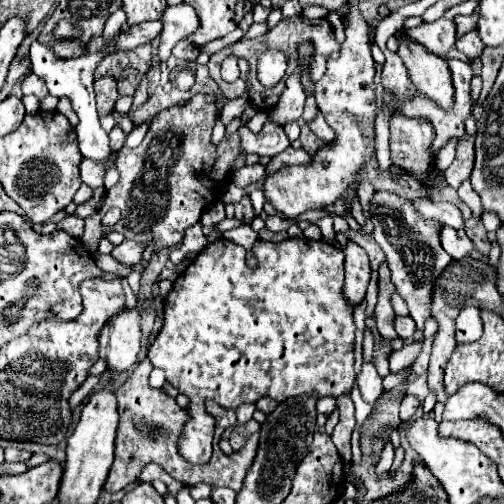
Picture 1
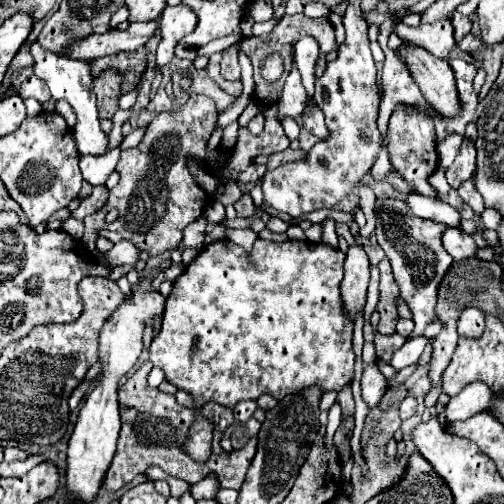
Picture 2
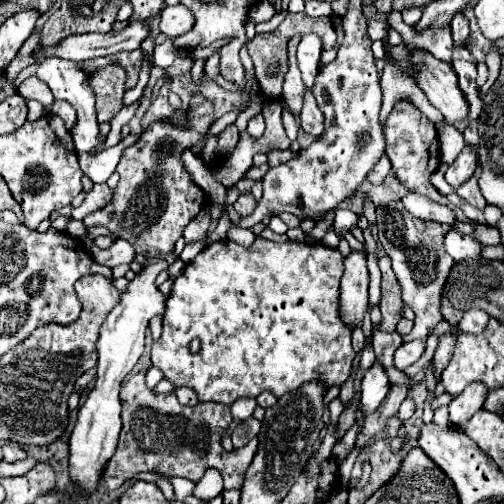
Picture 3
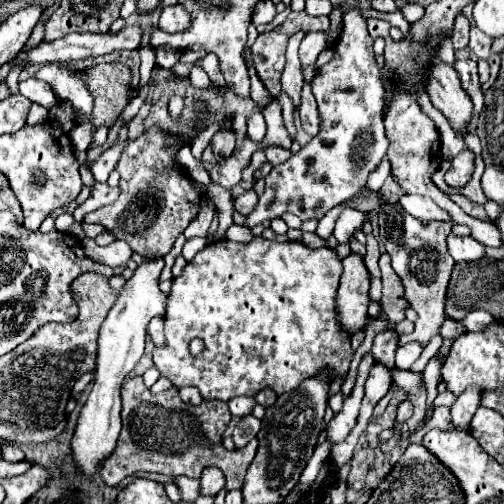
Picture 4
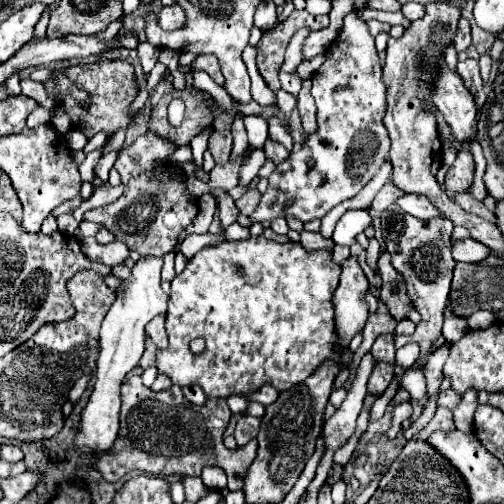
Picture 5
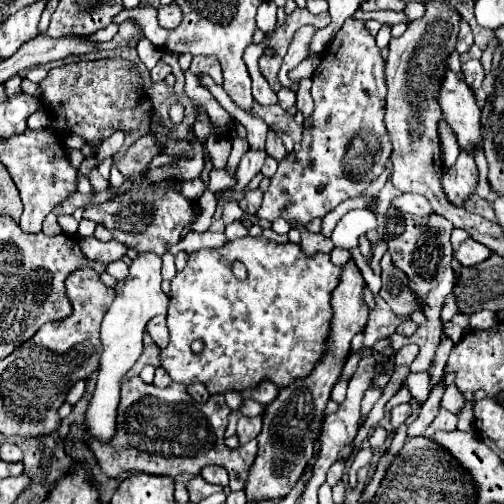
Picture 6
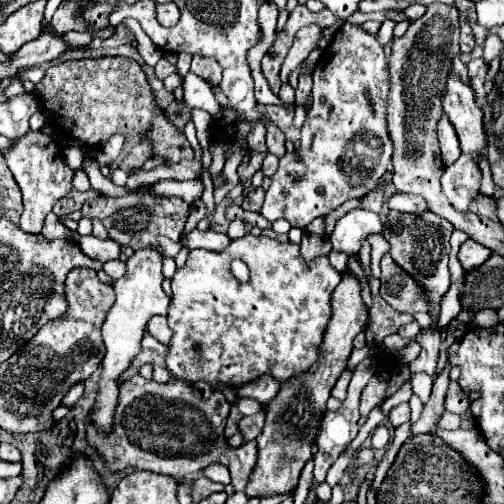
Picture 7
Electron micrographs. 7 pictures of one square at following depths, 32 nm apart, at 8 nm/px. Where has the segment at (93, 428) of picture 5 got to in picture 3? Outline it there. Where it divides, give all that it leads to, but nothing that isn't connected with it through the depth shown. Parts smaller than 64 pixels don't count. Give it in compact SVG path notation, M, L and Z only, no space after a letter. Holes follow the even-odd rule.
M158 260L156 264L144 266L136 274L136 278L128 282L126 290L120 296L120 302L114 306L114 310L108 314L108 318L100 328L96 384L78 412L78 422L70 436L70 476L86 492L92 492L96 488L106 462L112 458L116 450L118 434L122 428L122 420L120 420L122 406L118 396L120 384L126 378L126 374L136 366L136 362L144 352L144 332L148 328L150 318L164 315L167 297L156 288L156 276L166 266L168 266L166 260Z

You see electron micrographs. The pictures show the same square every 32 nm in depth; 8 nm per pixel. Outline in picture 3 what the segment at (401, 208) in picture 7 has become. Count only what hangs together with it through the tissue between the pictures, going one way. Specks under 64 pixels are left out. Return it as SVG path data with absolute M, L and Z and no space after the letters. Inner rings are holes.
M406 194L402 198L402 204L410 210L412 216L416 216L420 220L436 220L436 222L446 222L446 224L454 224L456 222L456 218L454 218L454 214L452 214L450 208L436 204L428 196Z

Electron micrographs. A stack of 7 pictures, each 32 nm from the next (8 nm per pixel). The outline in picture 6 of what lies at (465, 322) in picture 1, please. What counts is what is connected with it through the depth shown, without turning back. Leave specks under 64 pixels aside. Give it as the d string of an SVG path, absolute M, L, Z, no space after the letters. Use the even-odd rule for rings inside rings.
M482 310L482 312L476 312L470 316L472 328L490 328L496 322L498 322L498 316L494 312L488 312L488 310Z

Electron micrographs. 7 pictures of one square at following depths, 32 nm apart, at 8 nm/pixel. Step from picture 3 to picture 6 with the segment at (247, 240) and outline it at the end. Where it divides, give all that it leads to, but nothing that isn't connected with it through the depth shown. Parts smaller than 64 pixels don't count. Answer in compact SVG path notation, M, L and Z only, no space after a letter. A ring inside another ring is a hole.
M236 220L236 222L232 222L232 224L226 226L224 234L226 234L228 240L236 240L236 238L244 238L248 234L248 230L246 230L246 226L240 220Z

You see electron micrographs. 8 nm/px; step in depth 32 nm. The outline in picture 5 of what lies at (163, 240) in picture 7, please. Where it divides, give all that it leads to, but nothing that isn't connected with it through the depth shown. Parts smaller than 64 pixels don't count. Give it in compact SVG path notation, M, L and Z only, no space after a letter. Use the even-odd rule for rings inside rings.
M206 232L206 234L188 234L184 238L184 242L180 242L178 248L187 259L190 259L190 256L194 256L198 250L202 250L206 246L216 246L224 240L226 238L222 234L210 234L210 232Z

